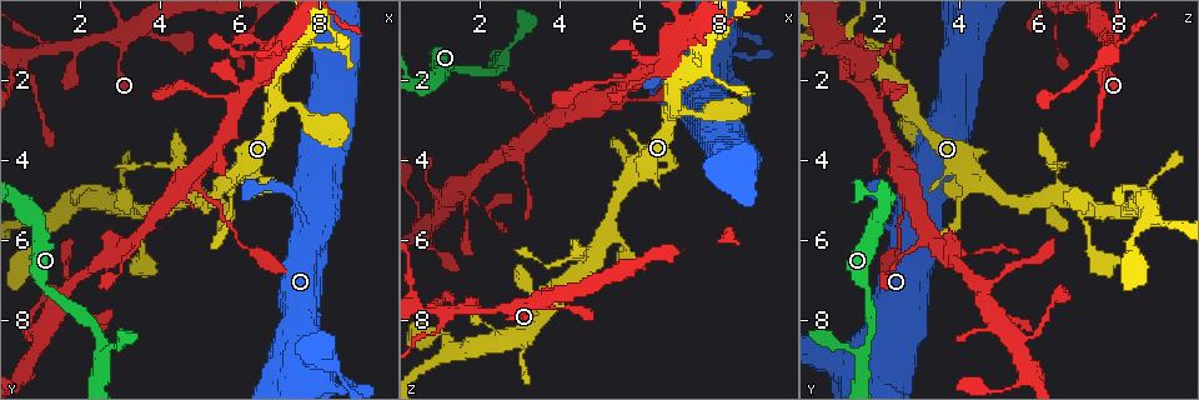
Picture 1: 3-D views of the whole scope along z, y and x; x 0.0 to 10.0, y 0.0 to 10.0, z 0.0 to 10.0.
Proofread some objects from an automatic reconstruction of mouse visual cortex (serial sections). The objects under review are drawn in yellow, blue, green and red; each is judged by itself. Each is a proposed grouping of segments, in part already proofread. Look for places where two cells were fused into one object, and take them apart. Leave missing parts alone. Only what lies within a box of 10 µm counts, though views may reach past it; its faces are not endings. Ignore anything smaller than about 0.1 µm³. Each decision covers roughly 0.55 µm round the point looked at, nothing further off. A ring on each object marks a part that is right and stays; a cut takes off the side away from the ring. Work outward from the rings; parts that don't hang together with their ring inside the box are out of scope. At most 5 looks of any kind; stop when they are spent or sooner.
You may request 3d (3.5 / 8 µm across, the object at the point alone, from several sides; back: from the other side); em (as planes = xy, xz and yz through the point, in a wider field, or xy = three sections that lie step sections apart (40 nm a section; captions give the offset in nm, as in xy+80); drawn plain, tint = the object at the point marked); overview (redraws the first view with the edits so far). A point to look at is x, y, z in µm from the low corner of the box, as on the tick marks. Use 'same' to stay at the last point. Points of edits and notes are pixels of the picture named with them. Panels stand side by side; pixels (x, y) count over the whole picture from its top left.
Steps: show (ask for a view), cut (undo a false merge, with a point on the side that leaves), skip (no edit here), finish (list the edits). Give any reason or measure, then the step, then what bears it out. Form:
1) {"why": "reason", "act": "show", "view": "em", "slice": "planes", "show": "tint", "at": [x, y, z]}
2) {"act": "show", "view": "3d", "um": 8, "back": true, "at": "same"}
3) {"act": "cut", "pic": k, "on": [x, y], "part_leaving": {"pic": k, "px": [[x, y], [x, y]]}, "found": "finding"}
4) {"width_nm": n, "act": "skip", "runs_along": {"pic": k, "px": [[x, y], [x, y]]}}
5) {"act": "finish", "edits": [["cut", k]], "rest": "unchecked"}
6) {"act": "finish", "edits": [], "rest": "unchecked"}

{"why": "small branch off a trunk", "act": "show", "view": "3d", "um": 3.5, "at": [3.05, 1.05, 7.85]}

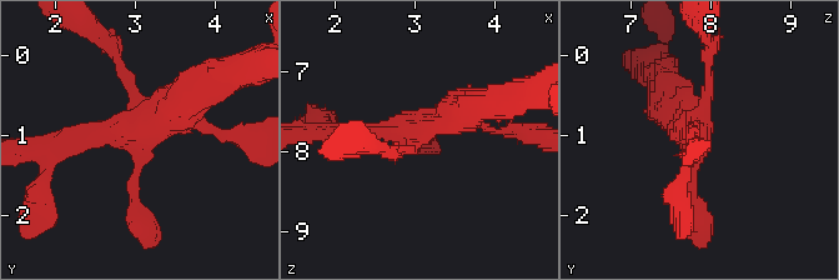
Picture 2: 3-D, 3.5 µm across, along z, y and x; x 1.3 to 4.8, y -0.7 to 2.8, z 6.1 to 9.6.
{"why": "now the EM", "act": "show", "view": "em", "slice": "planes", "show": "tint", "at": [3.05, 1.10, 7.80]}

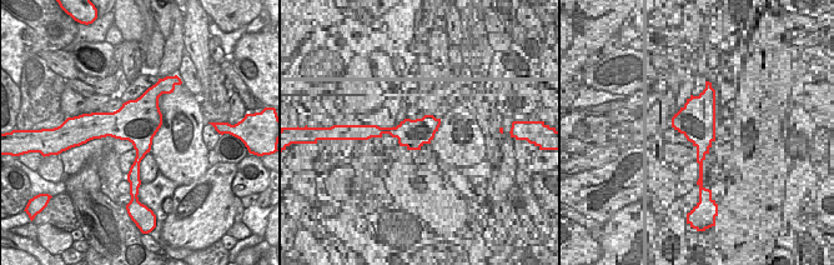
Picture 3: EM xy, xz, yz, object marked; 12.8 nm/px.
{"act": "skip", "runs_along": {"pic": 2, "px": [[135, 219], [139, 141], [201, 88]]}, "found": "all the same cell"}

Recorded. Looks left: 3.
{"why": "three arms meet", "act": "show", "view": "em", "slice": "xy", "step": 5, "show": "tint", "at": [1.25, 1.15, 7.80]}

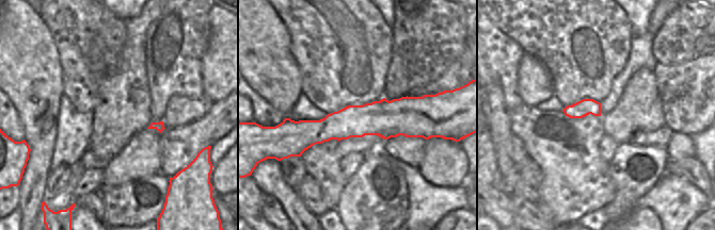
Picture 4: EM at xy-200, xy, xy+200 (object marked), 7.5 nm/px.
{"act": "show", "view": "3d", "um": 3.5, "at": "same"}

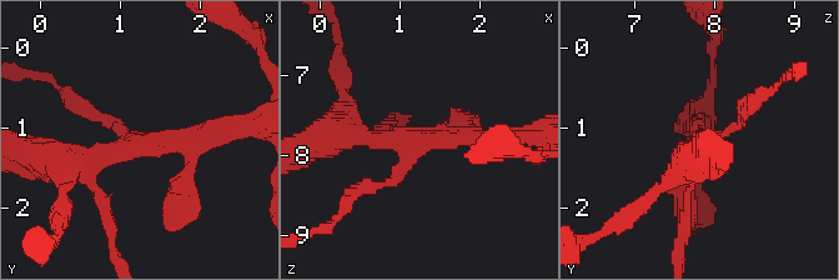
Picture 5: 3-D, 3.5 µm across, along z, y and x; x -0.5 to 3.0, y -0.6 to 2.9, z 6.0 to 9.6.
{"act": "skip", "found": "all the same cell"}

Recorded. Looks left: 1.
{"act": "finish", "edits": [], "rest": "unchecked"}

